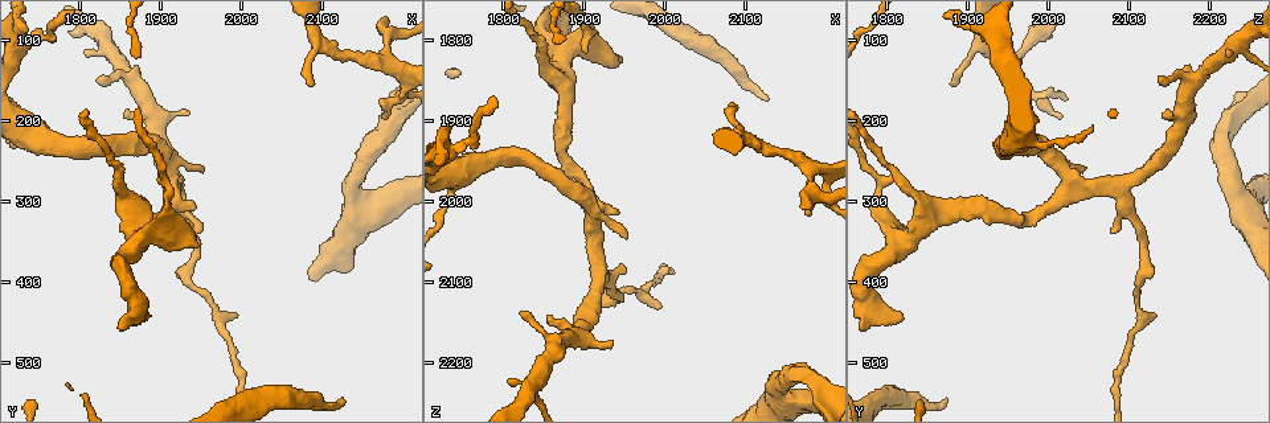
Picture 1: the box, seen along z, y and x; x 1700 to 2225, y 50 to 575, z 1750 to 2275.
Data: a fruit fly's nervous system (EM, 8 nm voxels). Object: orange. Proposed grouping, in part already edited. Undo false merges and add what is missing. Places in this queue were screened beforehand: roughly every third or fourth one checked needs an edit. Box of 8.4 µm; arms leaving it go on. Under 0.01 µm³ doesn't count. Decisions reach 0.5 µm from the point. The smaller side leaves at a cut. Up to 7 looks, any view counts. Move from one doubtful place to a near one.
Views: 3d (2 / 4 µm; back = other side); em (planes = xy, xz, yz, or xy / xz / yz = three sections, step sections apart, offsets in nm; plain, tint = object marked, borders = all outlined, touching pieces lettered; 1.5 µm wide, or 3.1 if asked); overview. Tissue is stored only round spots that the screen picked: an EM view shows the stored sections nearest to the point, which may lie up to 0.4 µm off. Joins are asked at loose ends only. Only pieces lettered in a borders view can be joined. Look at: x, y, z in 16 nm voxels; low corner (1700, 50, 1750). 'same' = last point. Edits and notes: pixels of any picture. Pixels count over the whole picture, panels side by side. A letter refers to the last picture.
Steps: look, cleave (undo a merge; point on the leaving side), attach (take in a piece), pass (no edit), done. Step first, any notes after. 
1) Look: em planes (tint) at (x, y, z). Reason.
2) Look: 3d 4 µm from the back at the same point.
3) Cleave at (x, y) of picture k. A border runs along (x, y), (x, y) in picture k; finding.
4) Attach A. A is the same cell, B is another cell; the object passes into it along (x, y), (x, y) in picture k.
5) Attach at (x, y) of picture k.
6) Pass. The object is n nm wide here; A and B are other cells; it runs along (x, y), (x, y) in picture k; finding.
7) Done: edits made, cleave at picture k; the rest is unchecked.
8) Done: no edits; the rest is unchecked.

Look: 3d 4 µm at (1910, 275, 2030). Thick turns thin.

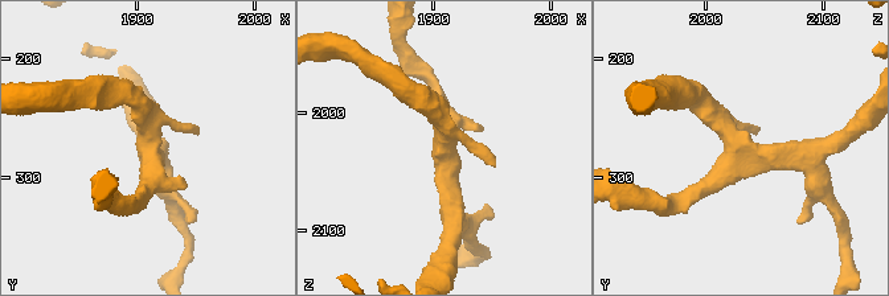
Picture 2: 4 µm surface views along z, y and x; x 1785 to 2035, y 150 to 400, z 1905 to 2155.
Look: em planes (tint) at (1912, 274, 2026).

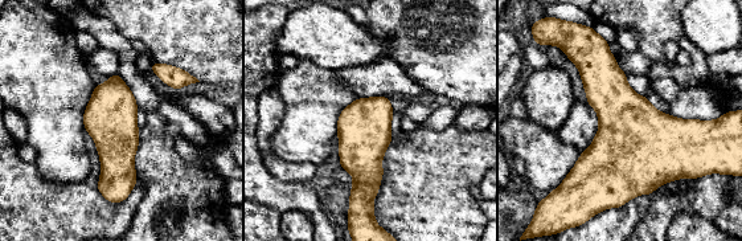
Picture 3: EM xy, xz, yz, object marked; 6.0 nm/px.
Look: em planes (borders) at the same point. What lies round it.

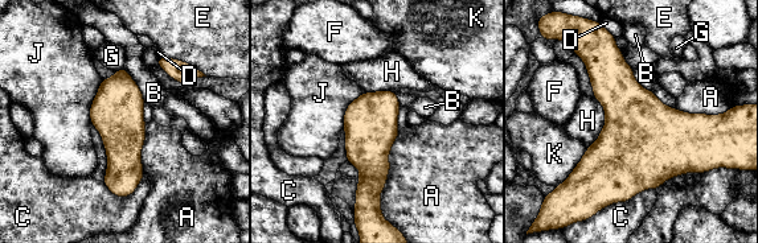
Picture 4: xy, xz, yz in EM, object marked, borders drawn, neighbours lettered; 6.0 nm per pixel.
Pass. A, B, C, D, E, F, G, H, J and K are other cells; one cell here.

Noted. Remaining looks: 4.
Look: 3d 4 µm at (2125, 545, 1875). Branch stops here.

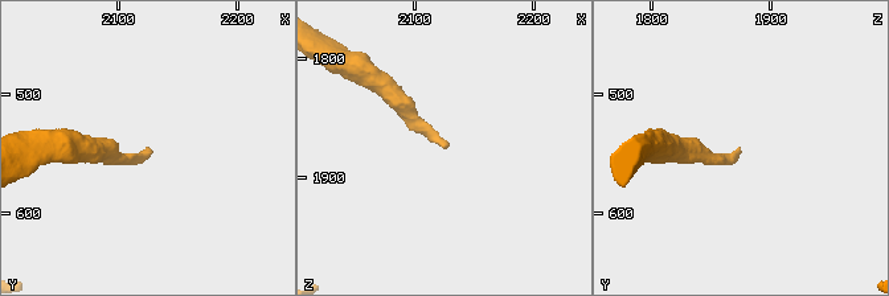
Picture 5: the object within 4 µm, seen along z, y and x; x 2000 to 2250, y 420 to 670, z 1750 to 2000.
Look: em planes (tint) at (2128, 548, 1872).

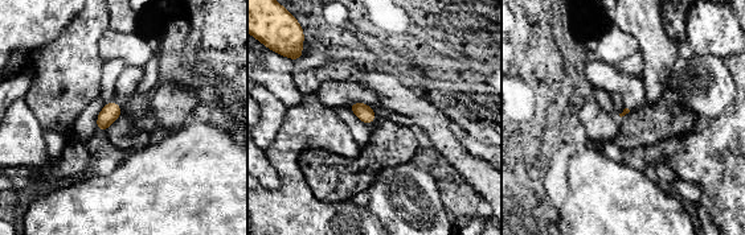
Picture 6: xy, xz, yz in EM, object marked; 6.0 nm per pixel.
Look: em planes (borders) at the same point. What lies round it.

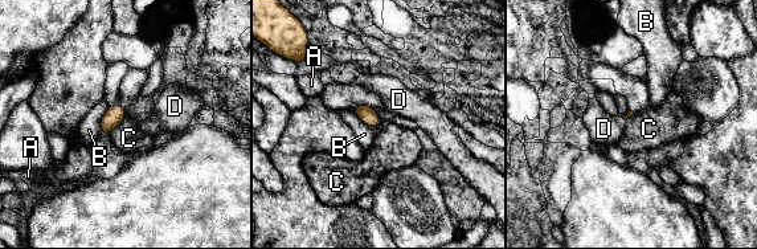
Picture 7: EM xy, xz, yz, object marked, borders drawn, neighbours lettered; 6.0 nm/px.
Pass. A, B, C and D are other cells; a border runs along (126, 115), (109, 134) in picture 7; no lettered piece goes on from it.

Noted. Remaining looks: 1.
Done: no edits; the rest is unchecked.

